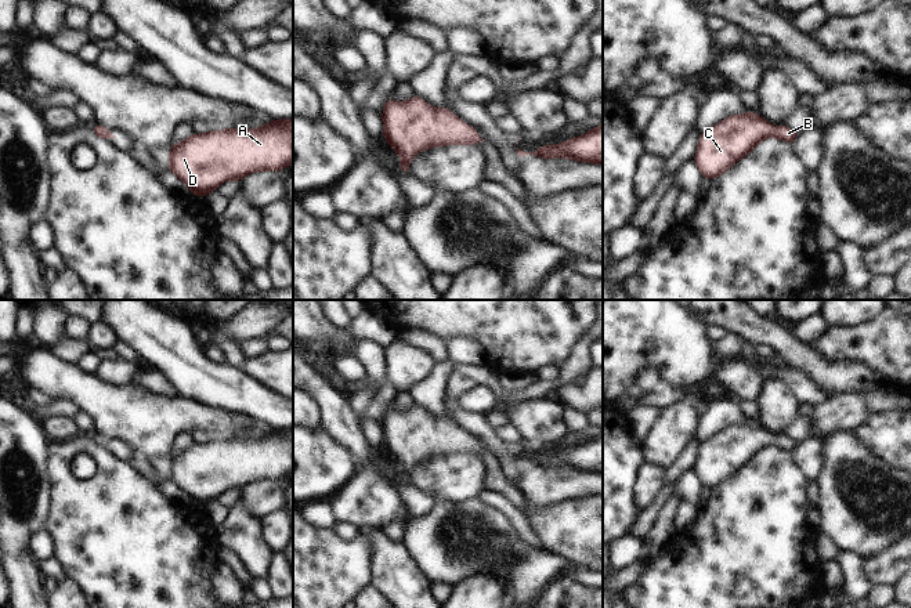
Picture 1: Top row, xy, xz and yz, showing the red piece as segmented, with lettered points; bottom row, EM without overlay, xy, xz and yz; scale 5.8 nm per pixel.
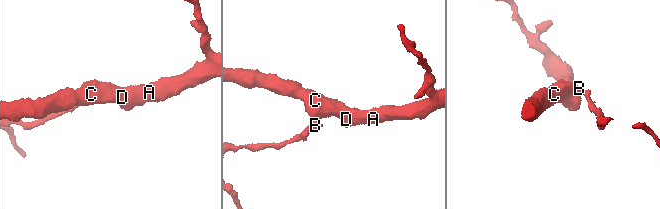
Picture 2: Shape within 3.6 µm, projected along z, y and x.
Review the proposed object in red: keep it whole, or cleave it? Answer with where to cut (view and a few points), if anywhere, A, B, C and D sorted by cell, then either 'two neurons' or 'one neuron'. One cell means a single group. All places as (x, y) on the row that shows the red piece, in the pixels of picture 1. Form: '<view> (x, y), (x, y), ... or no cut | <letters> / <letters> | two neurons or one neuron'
no cut | A B C D | one neuron

